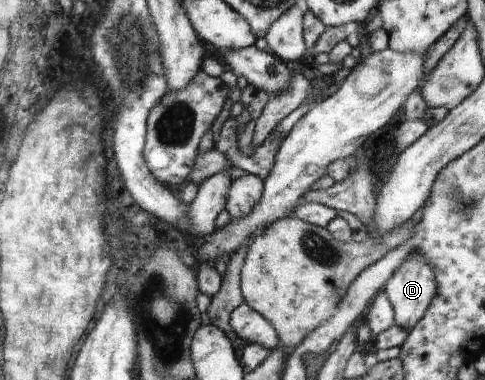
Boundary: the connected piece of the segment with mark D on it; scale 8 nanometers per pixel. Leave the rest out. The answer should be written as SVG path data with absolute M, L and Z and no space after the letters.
M420 253L406 259L402 263L401 269L393 275L384 289L394 309L395 324L400 329L406 329L406 332L412 330L425 317L426 311L437 295L437 290L436 273L433 271L433 265L428 263L428 259L424 255L420 255Z

